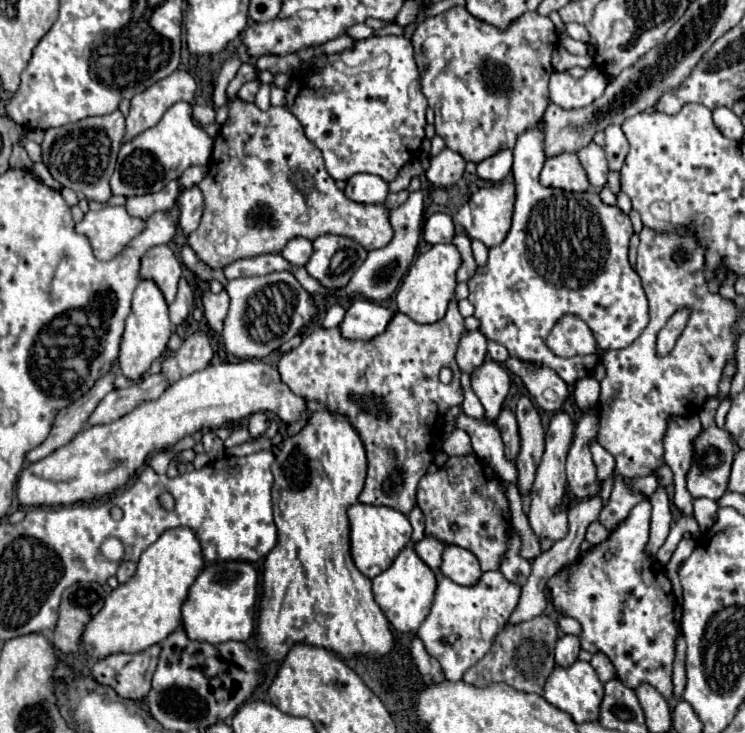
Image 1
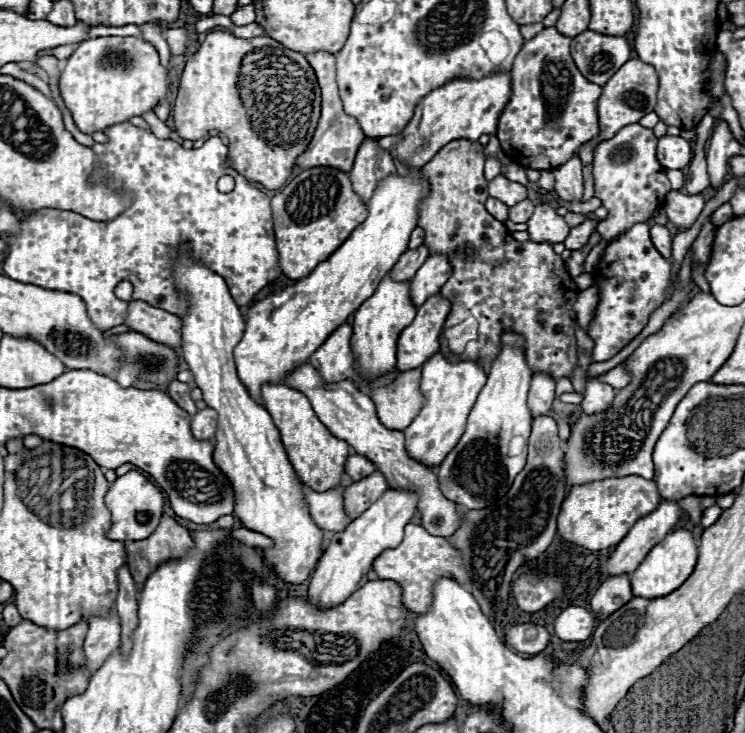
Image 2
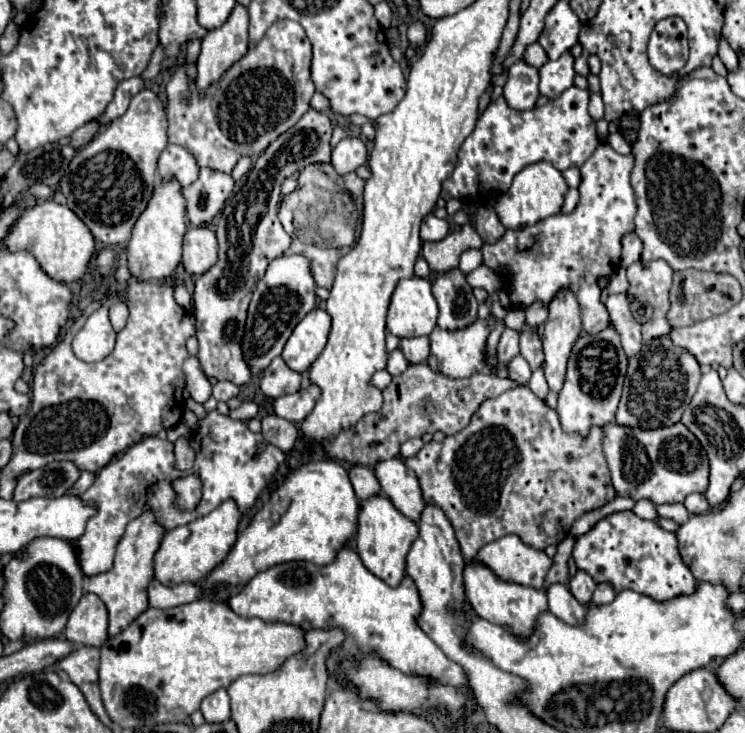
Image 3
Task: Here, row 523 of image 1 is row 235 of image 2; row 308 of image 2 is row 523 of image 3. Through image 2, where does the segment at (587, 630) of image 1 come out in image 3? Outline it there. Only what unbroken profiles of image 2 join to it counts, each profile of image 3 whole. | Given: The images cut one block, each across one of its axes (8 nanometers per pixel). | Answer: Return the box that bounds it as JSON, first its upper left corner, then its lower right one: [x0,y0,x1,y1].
[574,510,696,600]

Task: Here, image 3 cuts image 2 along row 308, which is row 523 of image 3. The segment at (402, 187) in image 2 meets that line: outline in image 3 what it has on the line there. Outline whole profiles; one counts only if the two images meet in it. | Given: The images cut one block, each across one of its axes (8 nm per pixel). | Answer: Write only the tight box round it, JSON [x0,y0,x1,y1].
[202,458,358,590]

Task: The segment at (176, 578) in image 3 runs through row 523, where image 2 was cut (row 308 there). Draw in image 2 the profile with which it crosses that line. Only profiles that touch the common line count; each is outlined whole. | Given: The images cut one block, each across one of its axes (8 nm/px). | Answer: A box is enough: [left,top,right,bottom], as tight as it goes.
[174,256,324,584]

